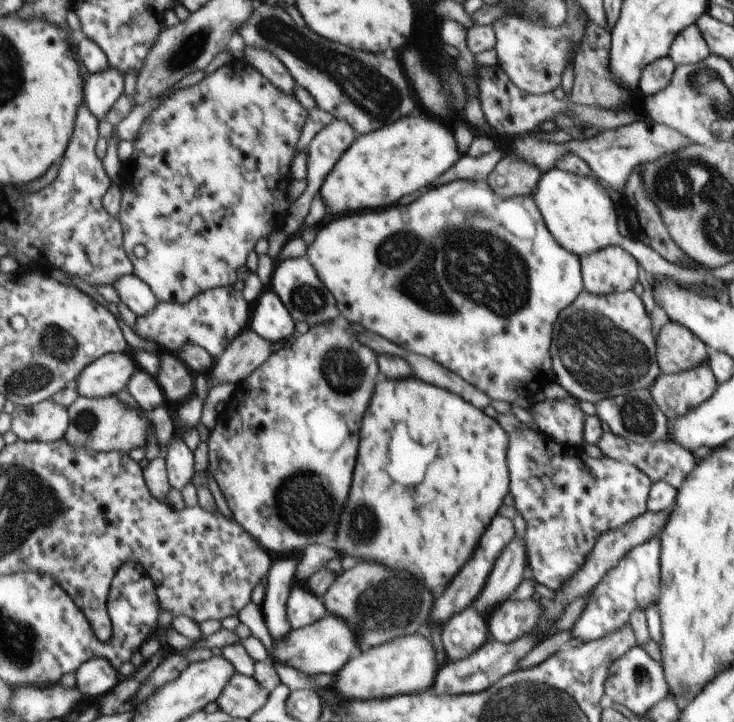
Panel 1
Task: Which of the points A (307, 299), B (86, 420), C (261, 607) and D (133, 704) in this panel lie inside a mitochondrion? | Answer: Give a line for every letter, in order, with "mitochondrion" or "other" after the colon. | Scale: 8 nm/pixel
A: mitochondrion
B: mitochondrion
C: other
D: other

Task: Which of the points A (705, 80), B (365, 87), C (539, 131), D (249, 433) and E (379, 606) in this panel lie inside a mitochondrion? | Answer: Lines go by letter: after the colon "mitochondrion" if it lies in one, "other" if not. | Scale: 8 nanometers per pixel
A: mitochondrion
B: mitochondrion
C: other
D: other
E: mitochondrion

